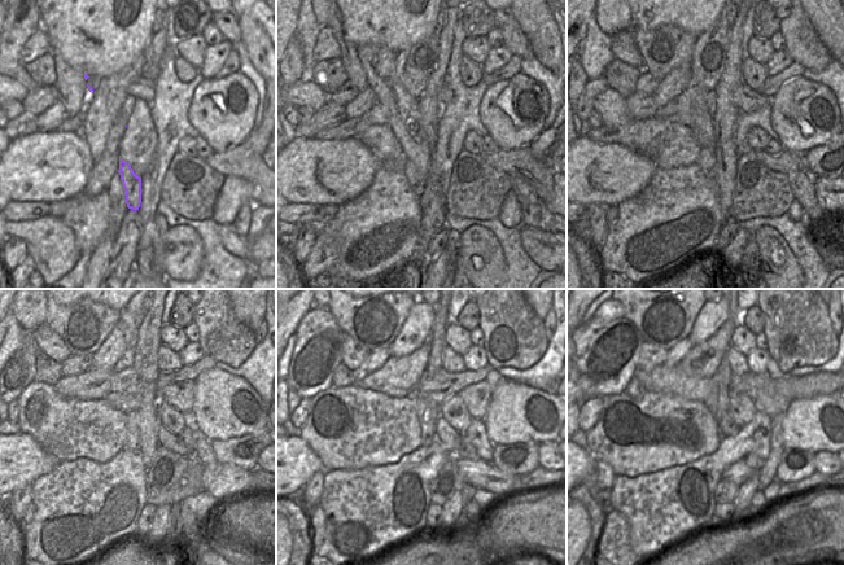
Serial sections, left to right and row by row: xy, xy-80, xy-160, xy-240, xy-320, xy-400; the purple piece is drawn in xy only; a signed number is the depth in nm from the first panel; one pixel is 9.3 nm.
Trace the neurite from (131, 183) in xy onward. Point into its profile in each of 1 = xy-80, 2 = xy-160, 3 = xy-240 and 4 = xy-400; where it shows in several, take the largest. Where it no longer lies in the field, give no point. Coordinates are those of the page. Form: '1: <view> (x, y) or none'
1: xy-80 (377, 61)
2: xy-160 (665, 48)
3: xy-240 (83, 327)
4: xy-400 (663, 318)

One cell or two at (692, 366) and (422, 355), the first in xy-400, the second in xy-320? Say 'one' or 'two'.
one

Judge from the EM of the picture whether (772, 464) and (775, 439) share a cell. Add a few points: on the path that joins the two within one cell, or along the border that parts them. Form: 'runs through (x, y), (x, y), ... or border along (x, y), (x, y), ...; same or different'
runs through (774, 458), (775, 446); same

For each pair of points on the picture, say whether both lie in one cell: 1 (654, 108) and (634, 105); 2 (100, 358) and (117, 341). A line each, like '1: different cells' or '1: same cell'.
1: same cell
2: same cell

